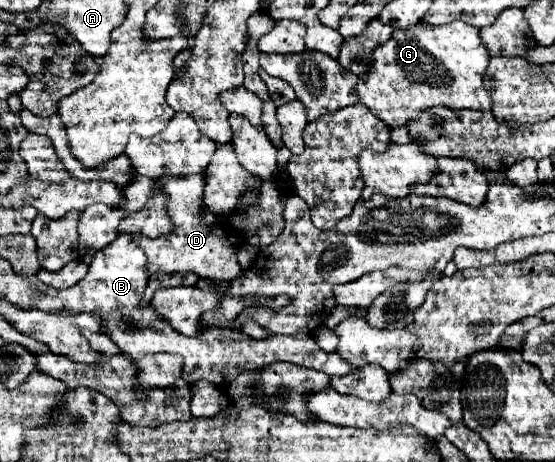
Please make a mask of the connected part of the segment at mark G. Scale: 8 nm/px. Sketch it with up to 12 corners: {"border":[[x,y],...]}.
{"border":[[420,22],[372,54],[360,104],[392,128],[484,112],[480,28]]}

